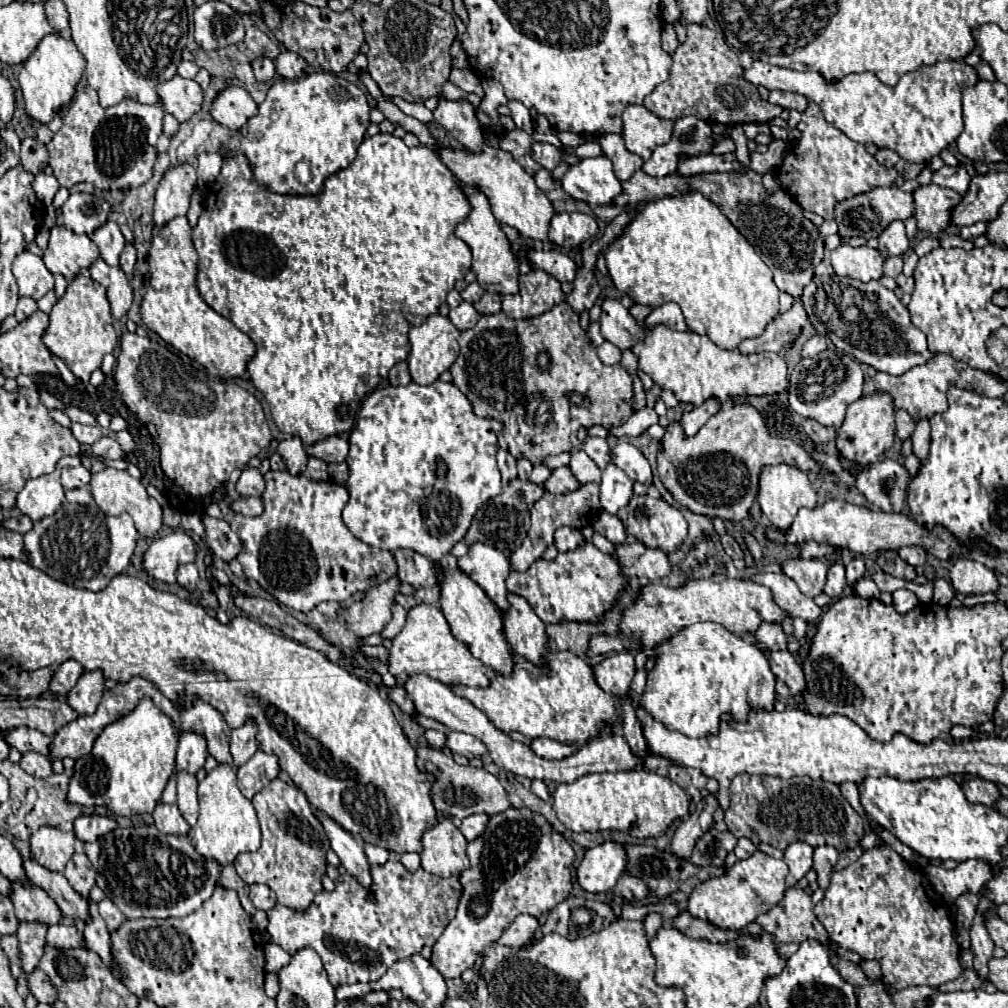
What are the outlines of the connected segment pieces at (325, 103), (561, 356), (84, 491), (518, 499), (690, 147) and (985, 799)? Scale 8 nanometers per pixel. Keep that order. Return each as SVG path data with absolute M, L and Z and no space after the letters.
M323 71L305 75L297 81L281 79L271 85L267 99L259 105L259 113L247 121L247 135L241 137L241 151L253 165L257 181L271 191L283 195L317 195L329 175L347 169L355 161L357 147L363 141L369 123L367 97L355 83Z
M559 303L551 311L529 319L513 319L501 311L483 315L473 329L461 331L457 341L461 351L449 369L453 385L471 401L475 415L503 423L503 439L515 459L527 457L539 465L547 455L579 449L579 427L623 425L633 413L633 379L621 365L601 363L597 347L579 327L579 315L567 303Z
M87 487L65 491L65 497L67 497L69 503L79 503L79 505L89 505L93 501L93 497L91 497L91 493L89 493Z
M513 479L509 485L503 487L503 493L485 501L485 505L481 505L471 521L471 527L465 535L465 543L467 545L473 545L477 541L485 543L485 545L491 545L499 551L505 551L507 555L511 555L521 543L523 539L527 537L527 531L531 527L531 521L529 521L529 509L531 505L543 495L545 491L541 489L541 485L535 485L535 483L529 483L529 481L521 481L521 479Z
M681 117L673 125L671 141L659 145L651 159L643 165L643 171L651 177L665 177L677 169L677 163L683 157L703 157L711 155L715 139L711 125L697 117Z
M973 775L963 781L961 789L963 789L967 801L971 801L971 803L981 803L981 805L991 805L993 807L997 797L999 797L999 791L997 791L995 783L985 781L981 777L973 777Z

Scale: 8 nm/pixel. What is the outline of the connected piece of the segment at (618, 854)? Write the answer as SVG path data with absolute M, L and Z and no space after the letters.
M603 841L587 849L579 869L577 881L589 893L603 893L615 887L627 865L627 847L617 841Z

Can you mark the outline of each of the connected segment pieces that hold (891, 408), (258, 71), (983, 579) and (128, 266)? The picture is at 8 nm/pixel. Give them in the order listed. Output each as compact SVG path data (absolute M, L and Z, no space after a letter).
M875 391L869 397L857 399L853 405L847 409L847 417L837 431L837 449L841 457L851 459L859 465L869 465L875 463L879 455L883 455L887 449L891 449L895 441L895 405L893 397L885 391Z
M257 57L253 63L251 63L253 71L255 71L255 79L257 81L271 81L275 77L275 65L271 59L267 57Z
M957 559L949 571L949 579L953 589L963 595L993 593L999 587L995 573L973 559Z
M125 243L125 249L123 249L121 259L119 259L119 265L127 275L133 273L133 265L135 265L135 247L133 247L133 243Z

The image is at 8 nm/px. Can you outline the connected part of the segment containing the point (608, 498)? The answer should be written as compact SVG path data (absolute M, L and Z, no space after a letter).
M609 463L603 471L601 479L601 507L607 513L617 513L621 507L629 503L633 495L633 479L623 471Z

